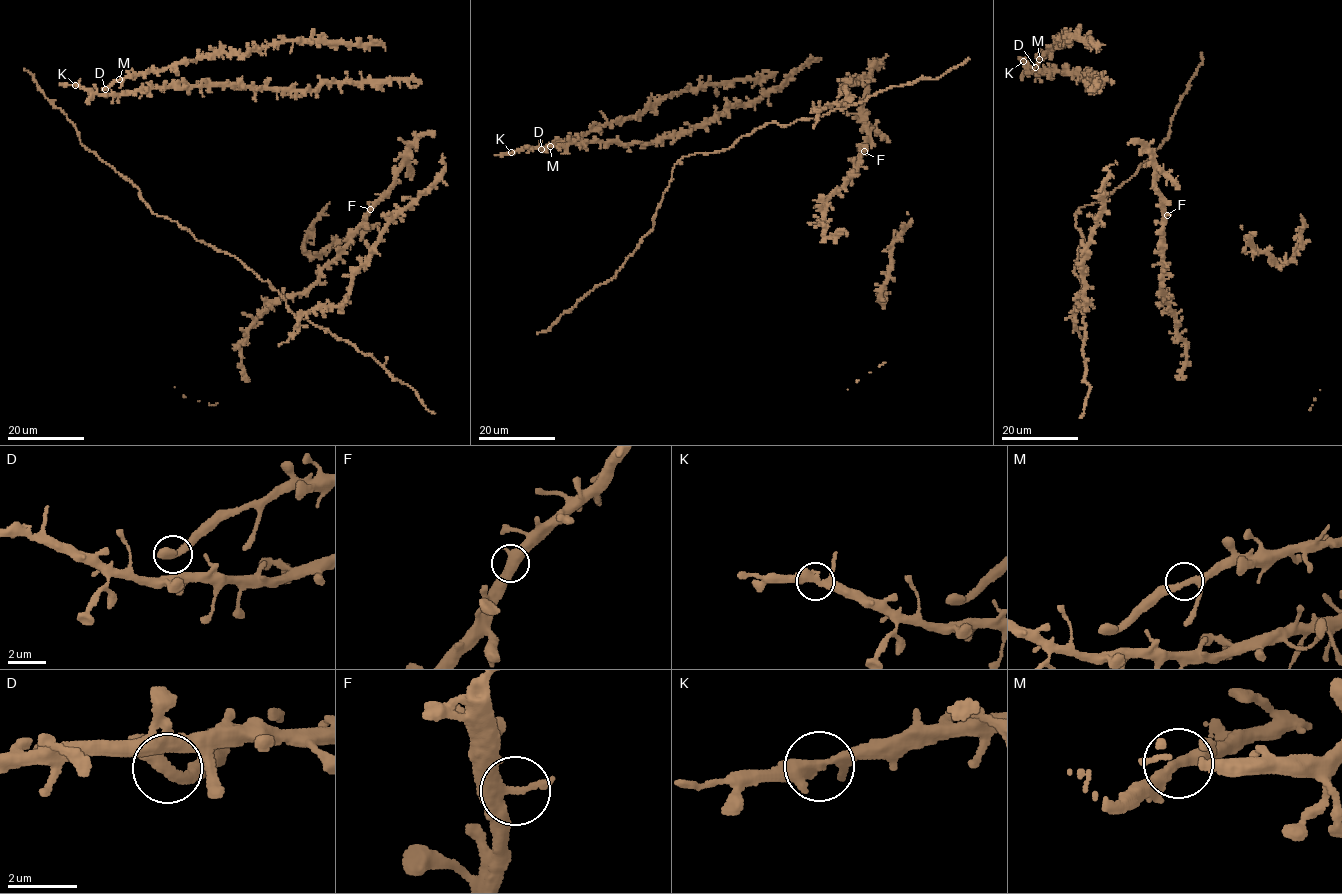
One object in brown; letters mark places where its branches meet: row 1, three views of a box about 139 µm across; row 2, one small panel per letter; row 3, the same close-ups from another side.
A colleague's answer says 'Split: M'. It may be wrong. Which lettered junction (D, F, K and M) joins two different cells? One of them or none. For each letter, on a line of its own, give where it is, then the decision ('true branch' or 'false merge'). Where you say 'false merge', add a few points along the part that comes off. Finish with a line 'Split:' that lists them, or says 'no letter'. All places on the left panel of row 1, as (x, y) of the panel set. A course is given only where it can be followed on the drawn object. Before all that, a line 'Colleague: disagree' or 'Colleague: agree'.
Colleague: disagree
D: at (105, 89); true branch
F: at (370, 209); true branch
K: at (75, 85); true branch
M: at (119, 79); true branch
Split: no letter

